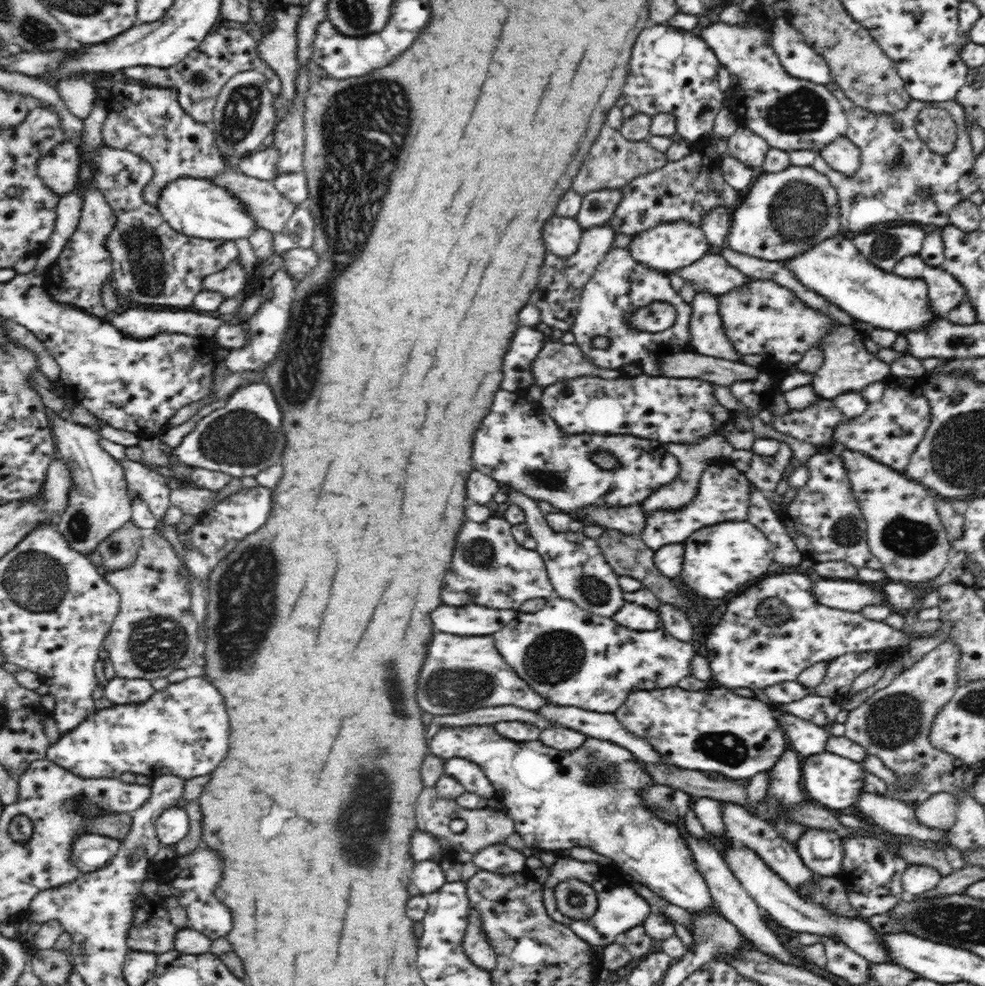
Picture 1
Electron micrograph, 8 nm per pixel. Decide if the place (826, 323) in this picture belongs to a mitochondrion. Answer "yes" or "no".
no

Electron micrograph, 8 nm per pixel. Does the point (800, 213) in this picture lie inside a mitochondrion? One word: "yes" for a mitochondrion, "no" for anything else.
yes

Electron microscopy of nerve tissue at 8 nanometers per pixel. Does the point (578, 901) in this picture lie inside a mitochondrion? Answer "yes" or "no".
yes

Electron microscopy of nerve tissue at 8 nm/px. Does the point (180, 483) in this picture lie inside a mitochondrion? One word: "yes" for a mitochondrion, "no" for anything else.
no

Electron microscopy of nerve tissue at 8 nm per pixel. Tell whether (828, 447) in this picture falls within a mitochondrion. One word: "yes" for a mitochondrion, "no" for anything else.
no

